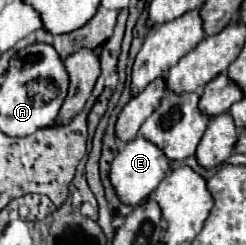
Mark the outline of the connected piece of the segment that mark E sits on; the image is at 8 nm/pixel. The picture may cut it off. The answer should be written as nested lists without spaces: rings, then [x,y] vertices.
[[[138,136],[132,142],[128,142],[124,150],[114,158],[110,168],[110,182],[122,204],[138,206],[156,190],[160,180],[166,176],[168,168],[170,168],[170,162],[162,158],[162,152],[152,142],[146,142],[142,136]]]

